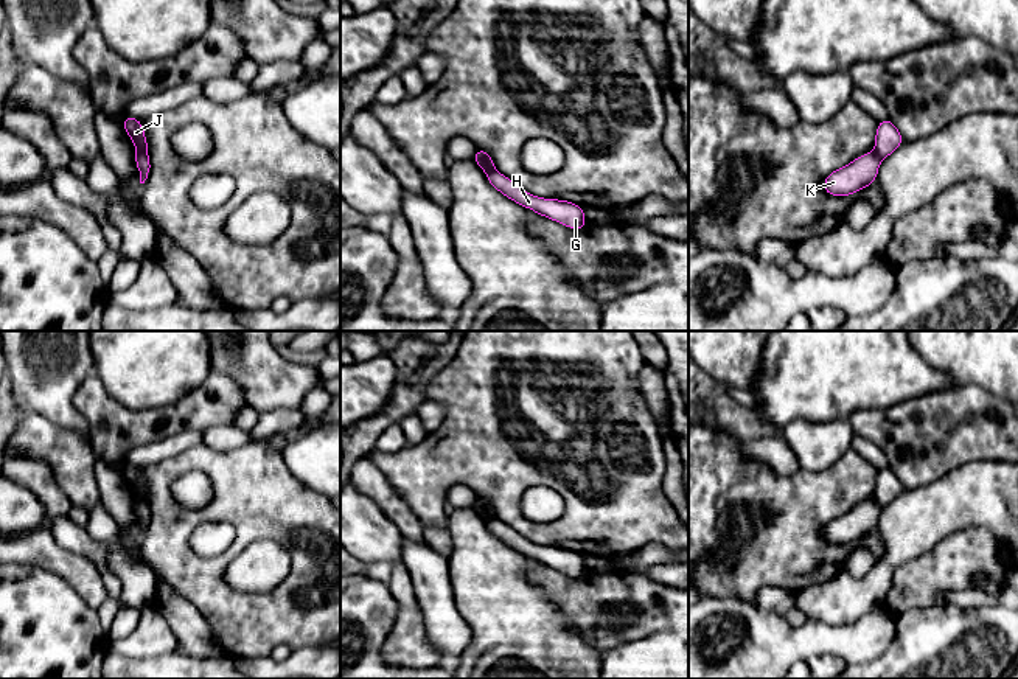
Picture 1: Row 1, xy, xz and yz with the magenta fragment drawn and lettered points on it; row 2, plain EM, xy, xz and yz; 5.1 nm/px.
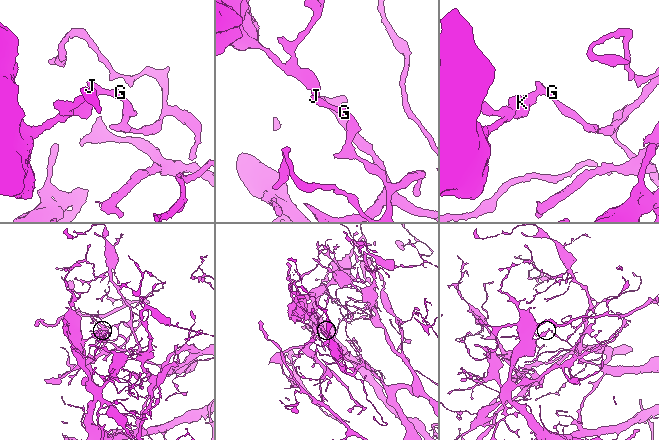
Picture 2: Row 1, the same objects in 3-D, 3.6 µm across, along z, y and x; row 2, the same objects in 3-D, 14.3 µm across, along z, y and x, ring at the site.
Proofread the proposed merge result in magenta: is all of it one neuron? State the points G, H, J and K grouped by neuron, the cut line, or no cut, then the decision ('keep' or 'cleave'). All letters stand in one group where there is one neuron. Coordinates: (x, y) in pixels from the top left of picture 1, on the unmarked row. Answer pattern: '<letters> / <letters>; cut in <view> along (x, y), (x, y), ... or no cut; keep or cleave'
G H J / K; cut in xy along (137, 497), (146, 502); cleave

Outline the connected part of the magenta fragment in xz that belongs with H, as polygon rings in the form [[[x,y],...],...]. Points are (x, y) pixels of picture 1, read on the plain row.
[[[496,517],[486,521],[486,528],[505,545],[525,556],[533,558],[541,564],[546,564],[573,578],[587,575],[584,558],[578,552],[572,552],[569,548],[536,545],[524,539],[519,533],[516,533],[513,528]]]

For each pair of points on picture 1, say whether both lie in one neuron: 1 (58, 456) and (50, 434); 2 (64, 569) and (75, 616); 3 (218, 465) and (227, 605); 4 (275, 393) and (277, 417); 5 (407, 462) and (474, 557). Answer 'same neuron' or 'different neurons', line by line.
1: same neuron
2: different neurons
3: same neuron
4: different neurons
5: different neurons

